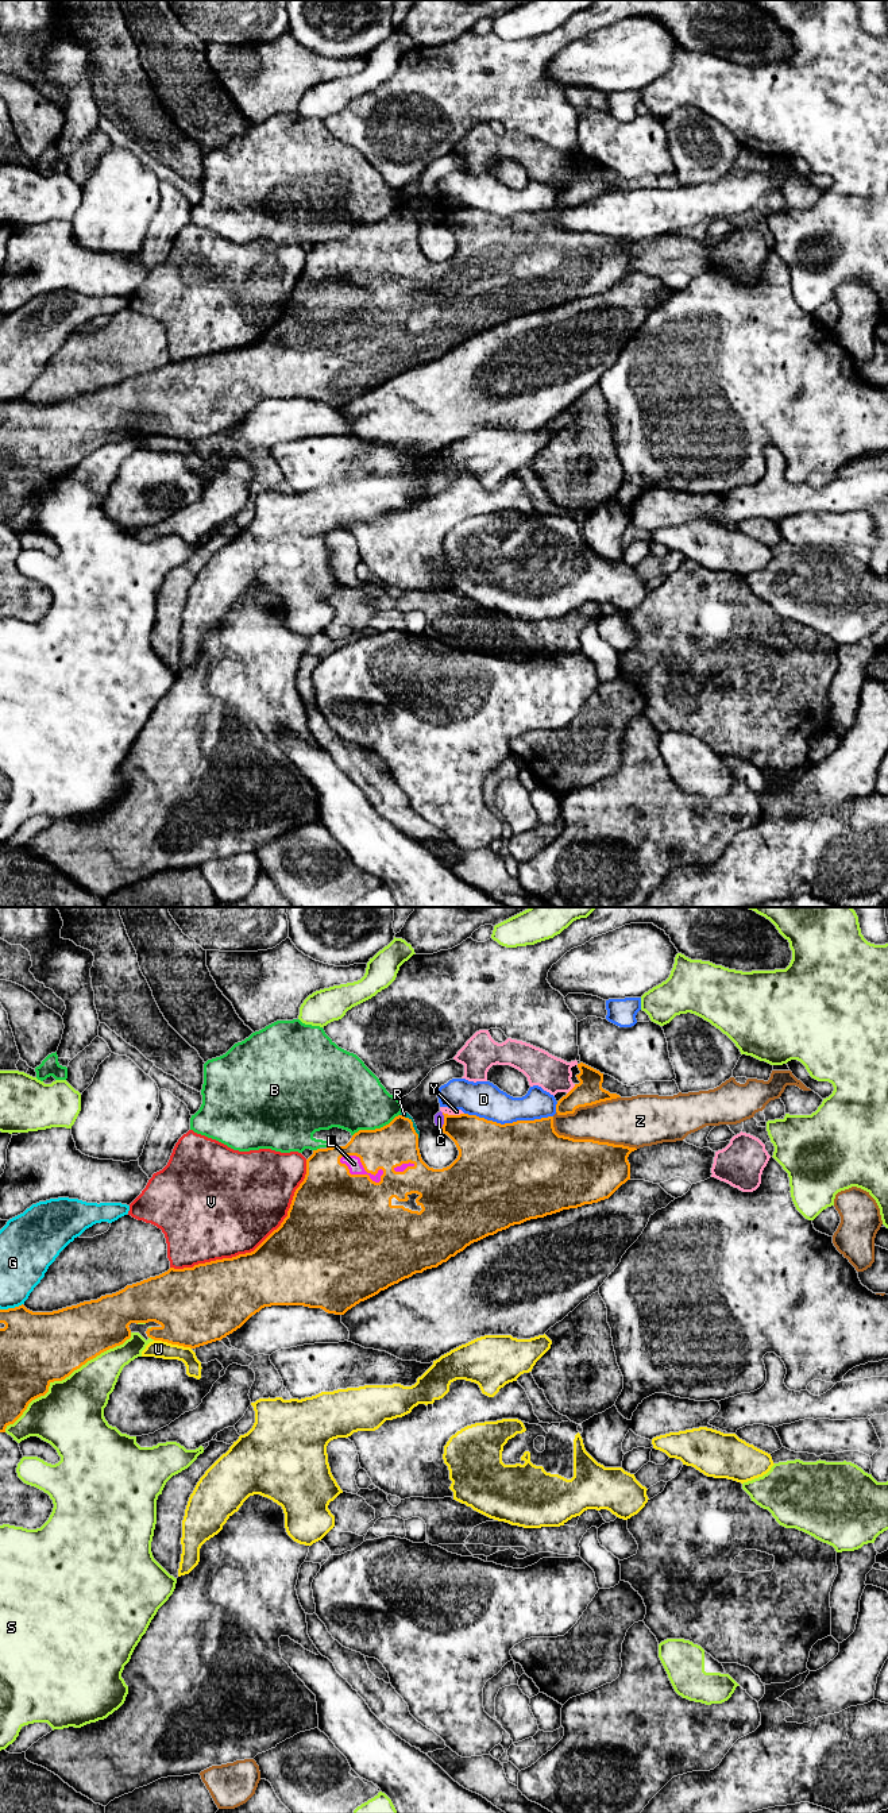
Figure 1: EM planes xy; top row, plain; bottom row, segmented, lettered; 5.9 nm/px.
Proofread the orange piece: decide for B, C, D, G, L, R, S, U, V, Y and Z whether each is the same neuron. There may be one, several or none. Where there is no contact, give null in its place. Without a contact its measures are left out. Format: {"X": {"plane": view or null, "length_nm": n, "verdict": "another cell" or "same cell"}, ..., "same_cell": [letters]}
{"B": {"plane": "xy", "length_nm": 300, "verdict": "another cell"}, "C": {"plane": "xy", "length_nm": 100, "verdict": "same cell"}, "D": {"plane": "xy", "length_nm": 550, "verdict": "another cell"}, "G": {"plane": "xy", "length_nm": 140, "verdict": "another cell"}, "L": {"plane": "xy", "length_nm": 280, "verdict": "same cell"}, "R": {"plane": "xy", "length_nm": 180, "verdict": "same cell"}, "S": {"plane": "xy", "length_nm": 950, "verdict": "another cell"}, "U": {"plane": "xy", "length_nm": 240, "verdict": "another cell"}, "V": {"plane": "xy", "length_nm": 1050, "verdict": "another cell"}, "Y": {"plane": "xy", "length_nm": 130, "verdict": "another cell"}, "Z": {"plane": "xy", "length_nm": 550, "verdict": "another cell"}, "same_cell": ["C", "L", "R"]}

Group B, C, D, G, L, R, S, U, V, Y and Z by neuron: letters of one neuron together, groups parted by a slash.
B Y / C L R / D / G / S / U / V / Z

